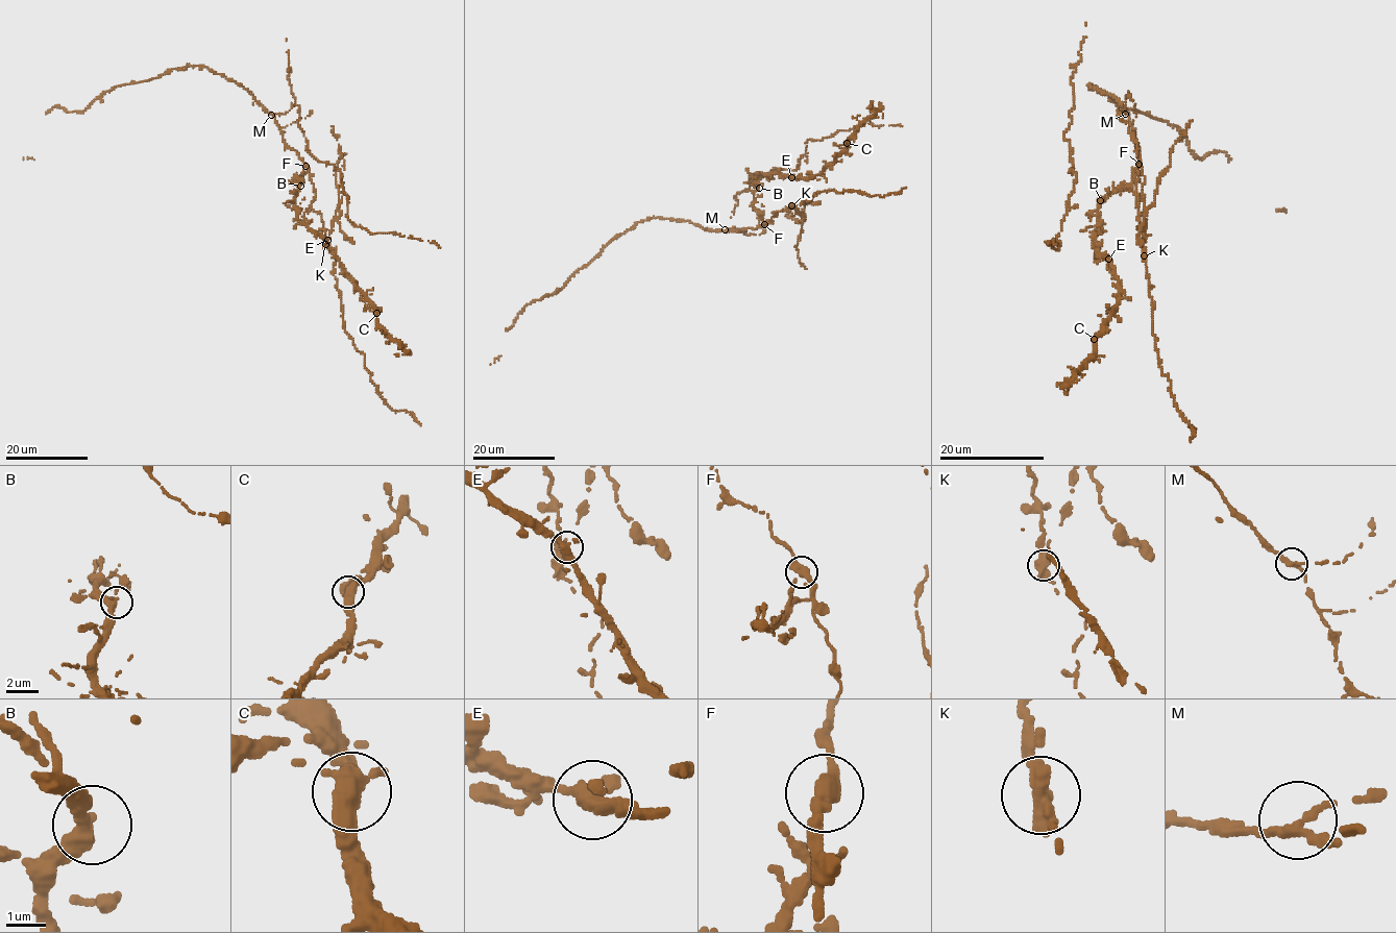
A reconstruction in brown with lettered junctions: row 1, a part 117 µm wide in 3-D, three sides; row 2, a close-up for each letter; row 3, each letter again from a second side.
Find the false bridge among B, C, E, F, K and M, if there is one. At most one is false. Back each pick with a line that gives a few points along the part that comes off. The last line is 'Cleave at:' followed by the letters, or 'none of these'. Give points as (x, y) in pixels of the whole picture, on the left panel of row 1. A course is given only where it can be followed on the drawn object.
K: Course of the part to remove: (325, 245), (344, 195), (341, 175), (344, 162), (333, 126)
Cleave at: K

